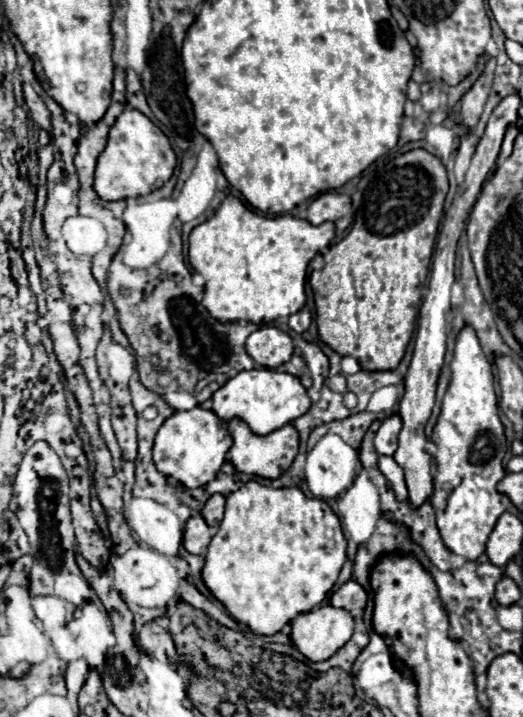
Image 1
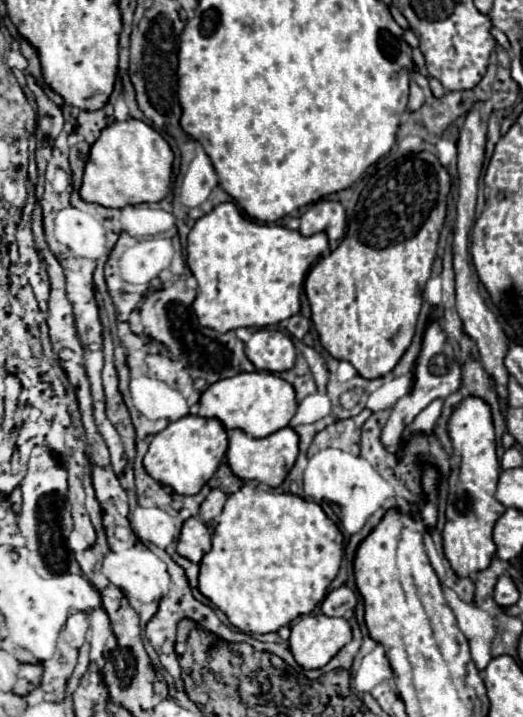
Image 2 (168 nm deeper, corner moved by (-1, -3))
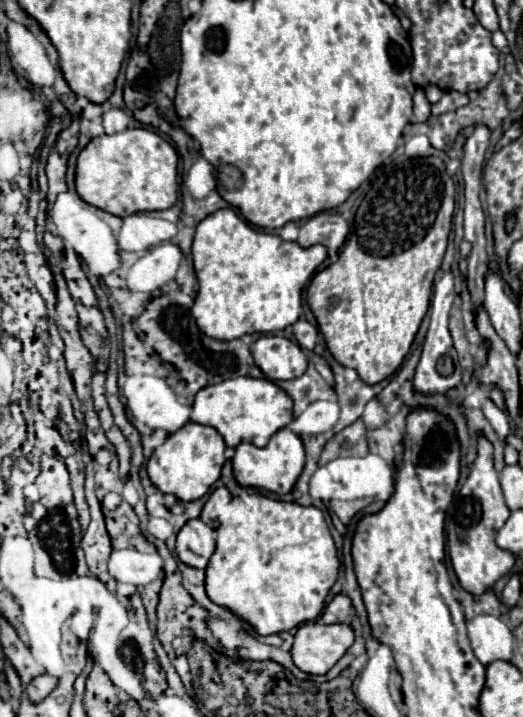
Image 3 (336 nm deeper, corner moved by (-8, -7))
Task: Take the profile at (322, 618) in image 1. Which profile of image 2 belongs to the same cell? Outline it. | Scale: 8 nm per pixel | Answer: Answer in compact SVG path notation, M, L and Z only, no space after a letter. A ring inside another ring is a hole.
M309 613L291 625L289 649L303 669L321 669L351 641L351 627L345 619Z

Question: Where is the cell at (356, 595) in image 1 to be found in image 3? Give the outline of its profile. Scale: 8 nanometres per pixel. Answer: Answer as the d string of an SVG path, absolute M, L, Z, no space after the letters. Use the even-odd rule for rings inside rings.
M340 593L330 601L330 605L326 605L326 609L322 613L322 621L324 623L344 623L344 621L348 621L350 611L352 611L350 597Z

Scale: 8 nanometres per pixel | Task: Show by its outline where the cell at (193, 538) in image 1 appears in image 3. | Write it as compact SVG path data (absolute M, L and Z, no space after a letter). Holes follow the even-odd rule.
M200 519L188 521L176 537L176 553L190 567L206 569L208 559L216 551L216 531Z

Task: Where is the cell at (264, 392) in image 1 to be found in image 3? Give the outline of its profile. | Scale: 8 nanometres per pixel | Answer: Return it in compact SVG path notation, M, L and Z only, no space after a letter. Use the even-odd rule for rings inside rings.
M236 377L200 389L196 393L190 419L194 423L218 429L228 447L236 447L244 441L256 447L264 447L276 431L280 431L294 419L294 413L292 399L288 399L288 393L282 391L274 381Z

